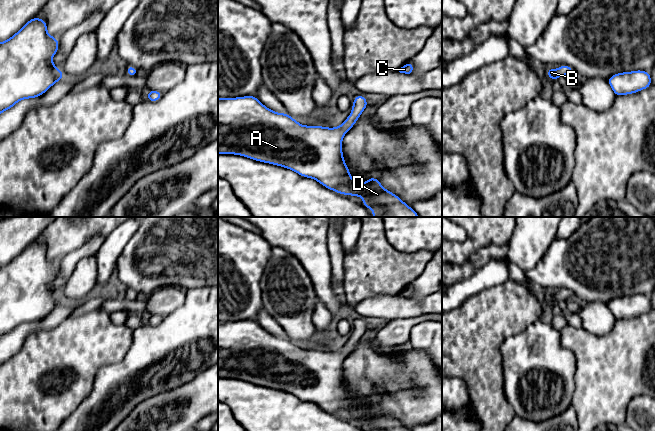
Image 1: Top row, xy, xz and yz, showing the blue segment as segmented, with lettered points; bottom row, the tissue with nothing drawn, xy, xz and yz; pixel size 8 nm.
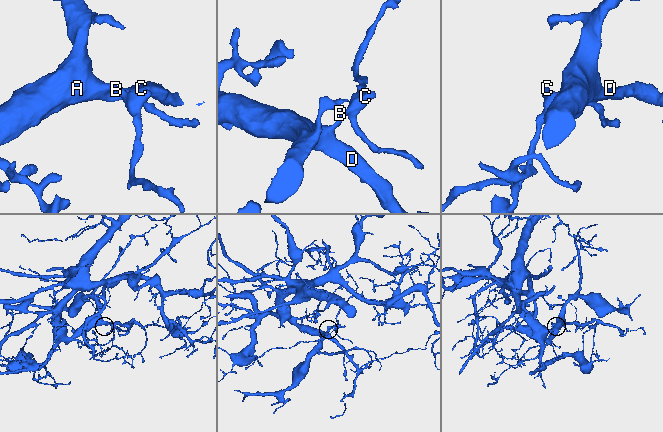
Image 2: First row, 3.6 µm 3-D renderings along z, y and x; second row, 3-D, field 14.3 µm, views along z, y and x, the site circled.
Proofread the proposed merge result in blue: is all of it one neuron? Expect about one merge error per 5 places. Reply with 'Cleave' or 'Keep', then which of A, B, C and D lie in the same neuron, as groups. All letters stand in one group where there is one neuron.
Keep. Groups: A B C D

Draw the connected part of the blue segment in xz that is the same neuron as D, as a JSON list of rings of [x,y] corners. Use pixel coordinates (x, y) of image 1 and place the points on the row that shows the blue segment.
[[[247,95],[235,98],[218,98],[218,154],[241,155],[255,161],[285,167],[295,171],[302,177],[315,179],[322,186],[339,194],[352,195],[354,197],[361,196],[363,198],[363,206],[374,217],[420,217],[400,197],[384,189],[380,180],[370,177],[366,182],[359,185],[353,181],[353,176],[350,174],[343,157],[342,139],[355,125],[362,112],[368,106],[368,102],[364,96],[357,95],[352,103],[351,114],[347,119],[340,126],[329,128],[301,125],[287,113],[278,113],[267,108],[256,96]]]

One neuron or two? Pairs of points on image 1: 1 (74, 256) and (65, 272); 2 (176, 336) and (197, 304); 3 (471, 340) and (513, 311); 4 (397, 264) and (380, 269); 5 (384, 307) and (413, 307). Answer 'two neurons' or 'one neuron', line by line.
1: one neuron
2: one neuron
3: one neuron
4: one neuron
5: one neuron

